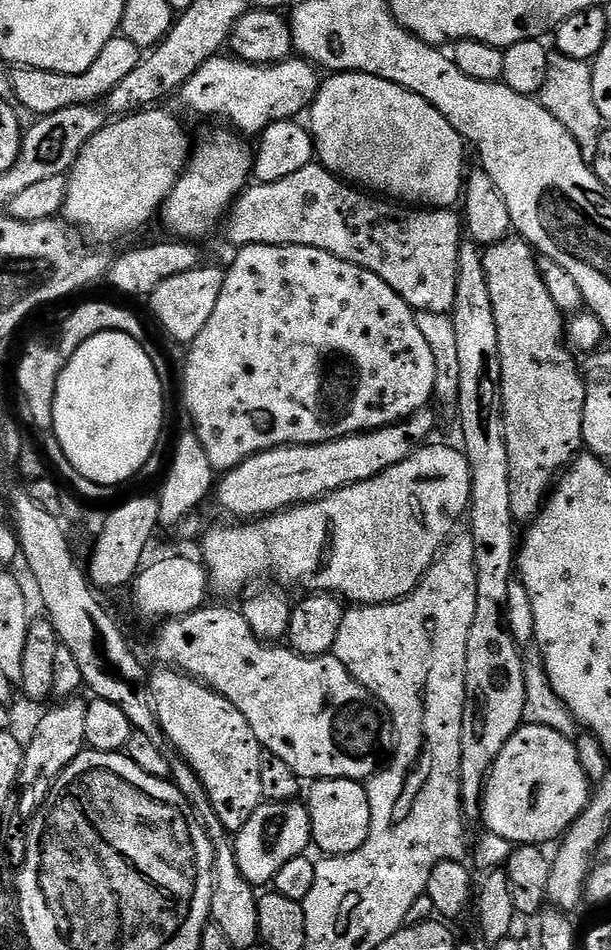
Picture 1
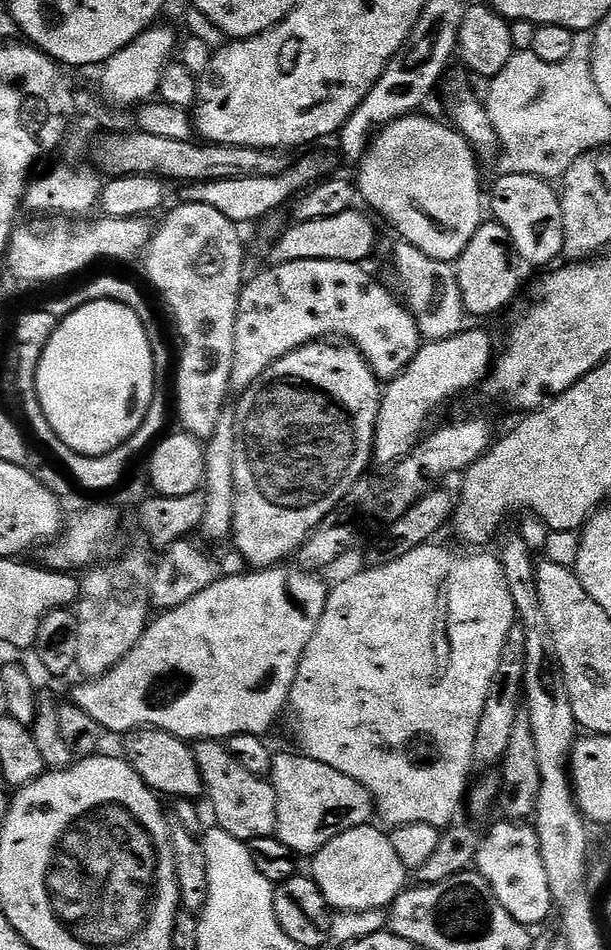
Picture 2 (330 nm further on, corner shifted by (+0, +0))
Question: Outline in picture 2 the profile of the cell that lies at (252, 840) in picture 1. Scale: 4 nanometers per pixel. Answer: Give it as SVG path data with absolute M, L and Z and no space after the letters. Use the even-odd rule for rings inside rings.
M299 751L273 755L270 783L276 795L275 837L301 857L316 855L330 838L369 823L374 816L372 795L354 778L338 774L334 766L318 762Z

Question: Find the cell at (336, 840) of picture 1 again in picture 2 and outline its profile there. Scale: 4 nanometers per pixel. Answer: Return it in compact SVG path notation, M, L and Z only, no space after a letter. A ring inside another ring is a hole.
M371 823L346 830L316 855L311 857L310 875L322 890L329 909L342 912L378 912L392 905L410 884L410 870L402 866L392 845L391 835L383 827L372 828Z

